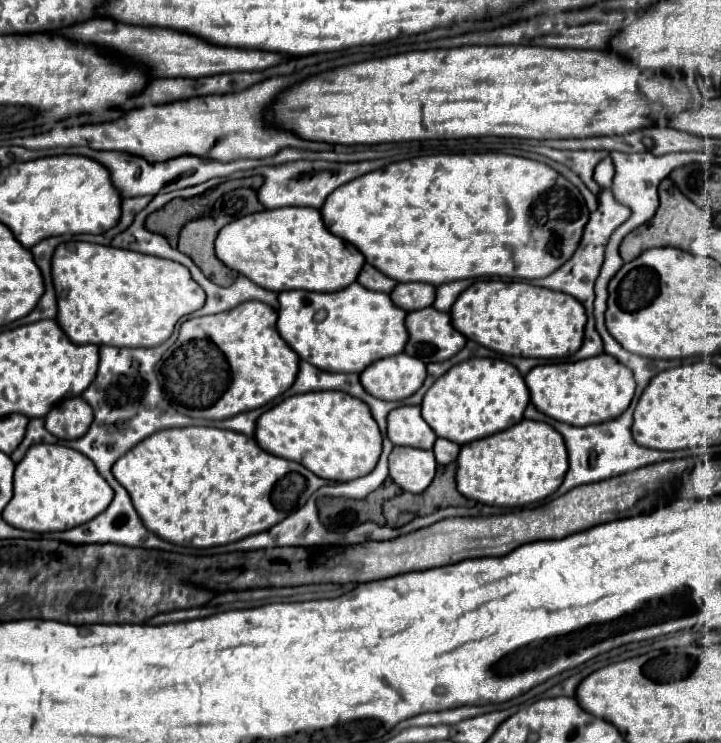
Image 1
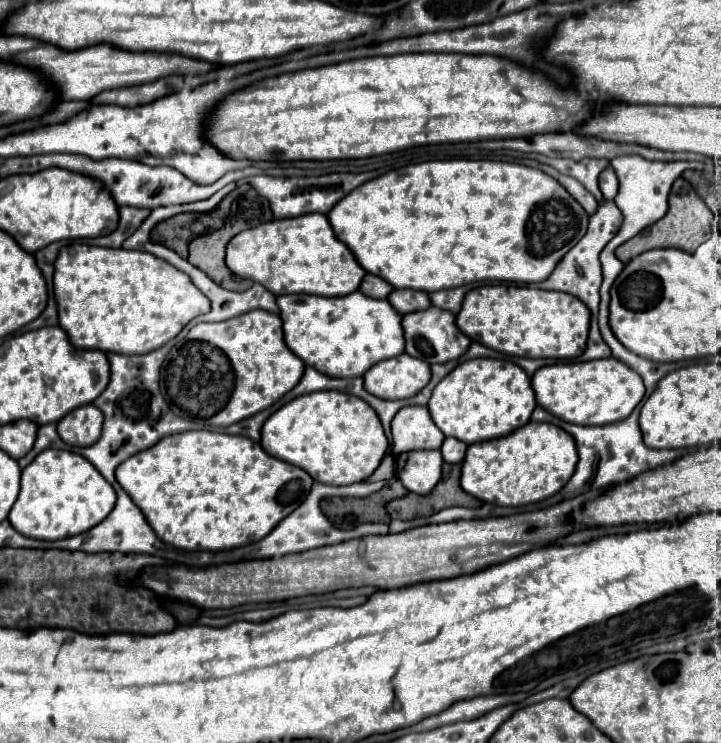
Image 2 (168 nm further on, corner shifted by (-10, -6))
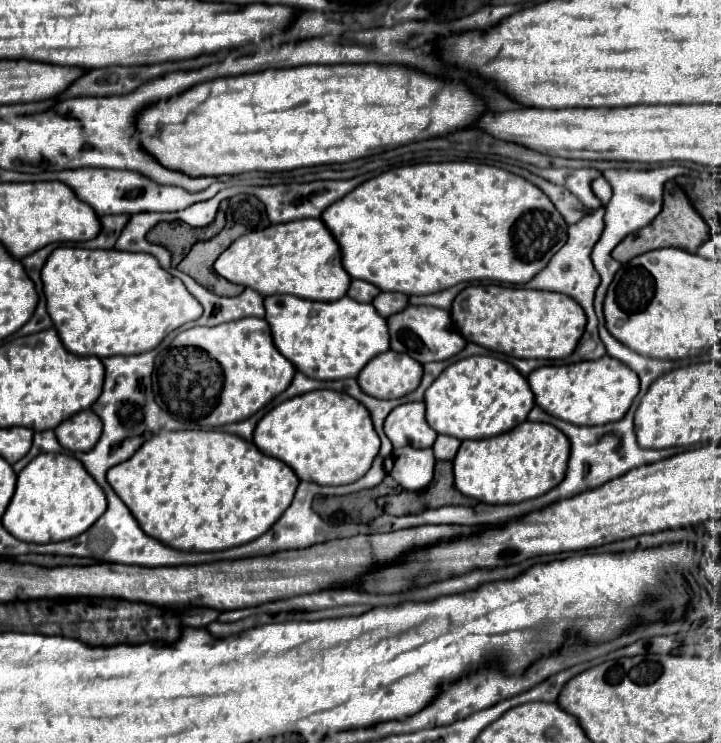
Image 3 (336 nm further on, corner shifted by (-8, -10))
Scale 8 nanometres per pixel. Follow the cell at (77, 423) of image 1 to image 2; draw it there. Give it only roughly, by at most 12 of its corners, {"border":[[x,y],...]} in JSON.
{"border":[[79,406],[57,422],[71,446],[91,446],[101,436],[103,412]]}

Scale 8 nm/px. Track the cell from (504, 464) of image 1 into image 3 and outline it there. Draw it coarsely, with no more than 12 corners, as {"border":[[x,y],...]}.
{"border":[[525,420],[461,442],[455,486],[515,504],[565,478],[569,440]]}

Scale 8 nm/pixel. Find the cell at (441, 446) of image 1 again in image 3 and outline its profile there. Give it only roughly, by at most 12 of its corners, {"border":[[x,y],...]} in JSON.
{"border":[[439,434],[433,452],[437,460],[453,460],[461,440]]}

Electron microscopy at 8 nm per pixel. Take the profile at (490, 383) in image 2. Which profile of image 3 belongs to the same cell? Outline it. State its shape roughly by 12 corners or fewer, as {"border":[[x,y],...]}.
{"border":[[495,356],[445,368],[427,422],[459,440],[527,420],[527,378]]}

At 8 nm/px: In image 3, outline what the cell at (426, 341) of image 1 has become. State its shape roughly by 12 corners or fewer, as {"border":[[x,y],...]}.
{"border":[[407,306],[387,318],[391,350],[427,364],[463,350],[451,314]]}

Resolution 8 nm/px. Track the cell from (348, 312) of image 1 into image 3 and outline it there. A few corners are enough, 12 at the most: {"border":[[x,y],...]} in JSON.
{"border":[[265,296],[277,350],[315,380],[389,350],[385,318],[343,296]]}

